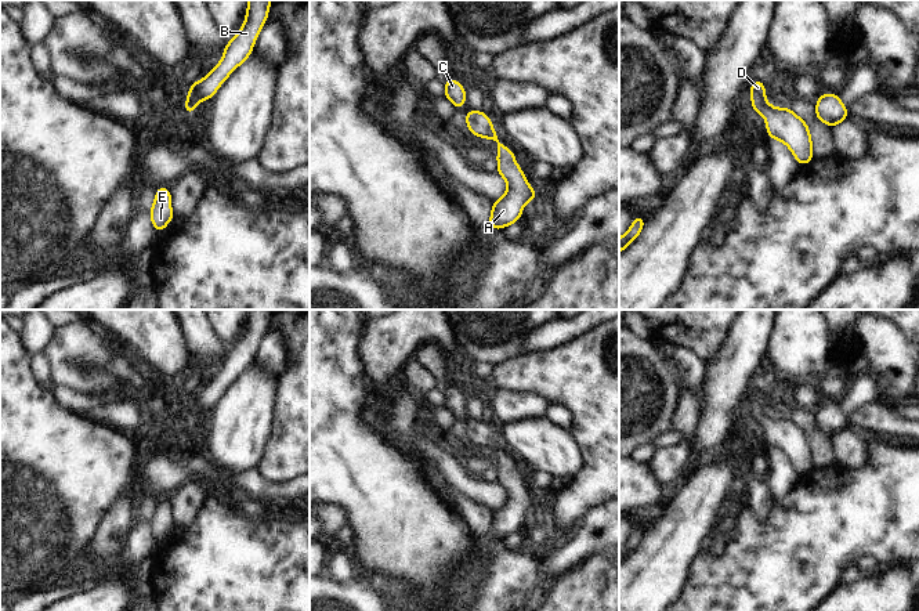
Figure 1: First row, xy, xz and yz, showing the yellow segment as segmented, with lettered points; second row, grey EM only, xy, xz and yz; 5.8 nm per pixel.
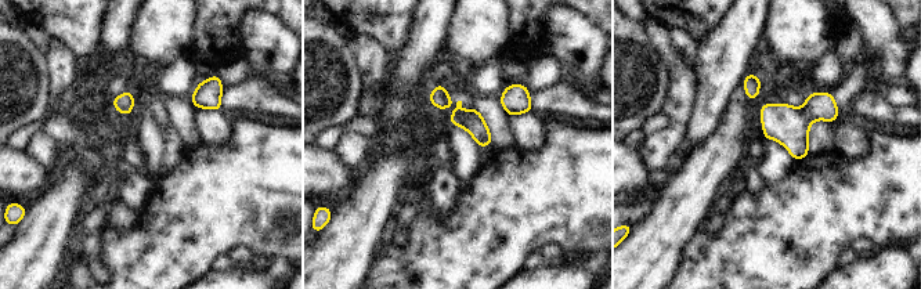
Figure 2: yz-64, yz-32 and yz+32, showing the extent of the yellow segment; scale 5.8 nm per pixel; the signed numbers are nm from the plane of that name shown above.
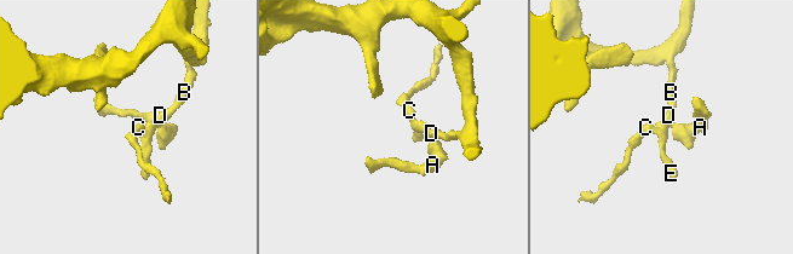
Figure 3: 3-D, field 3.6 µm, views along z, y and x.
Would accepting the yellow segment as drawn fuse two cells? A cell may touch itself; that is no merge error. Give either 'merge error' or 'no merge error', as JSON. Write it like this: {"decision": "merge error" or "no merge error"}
{"decision": "no merge error"}

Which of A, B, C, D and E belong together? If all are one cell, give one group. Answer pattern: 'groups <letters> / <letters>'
groups A B C D E

